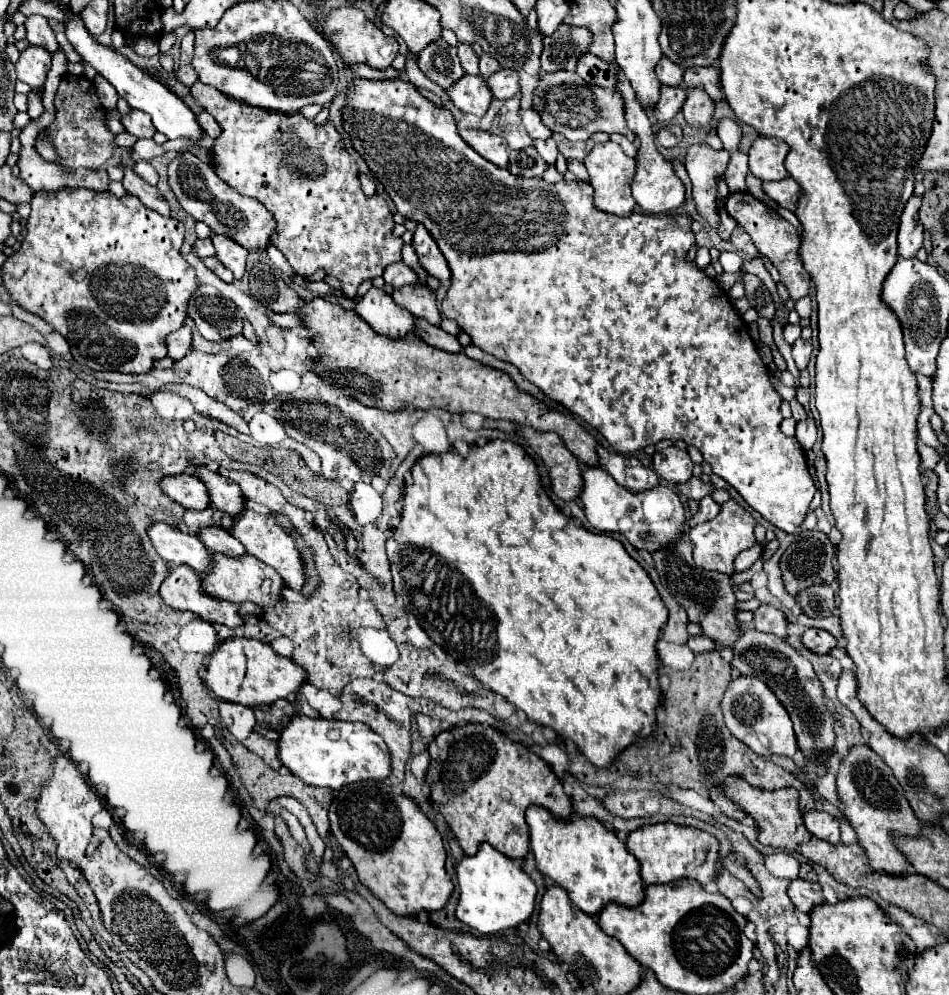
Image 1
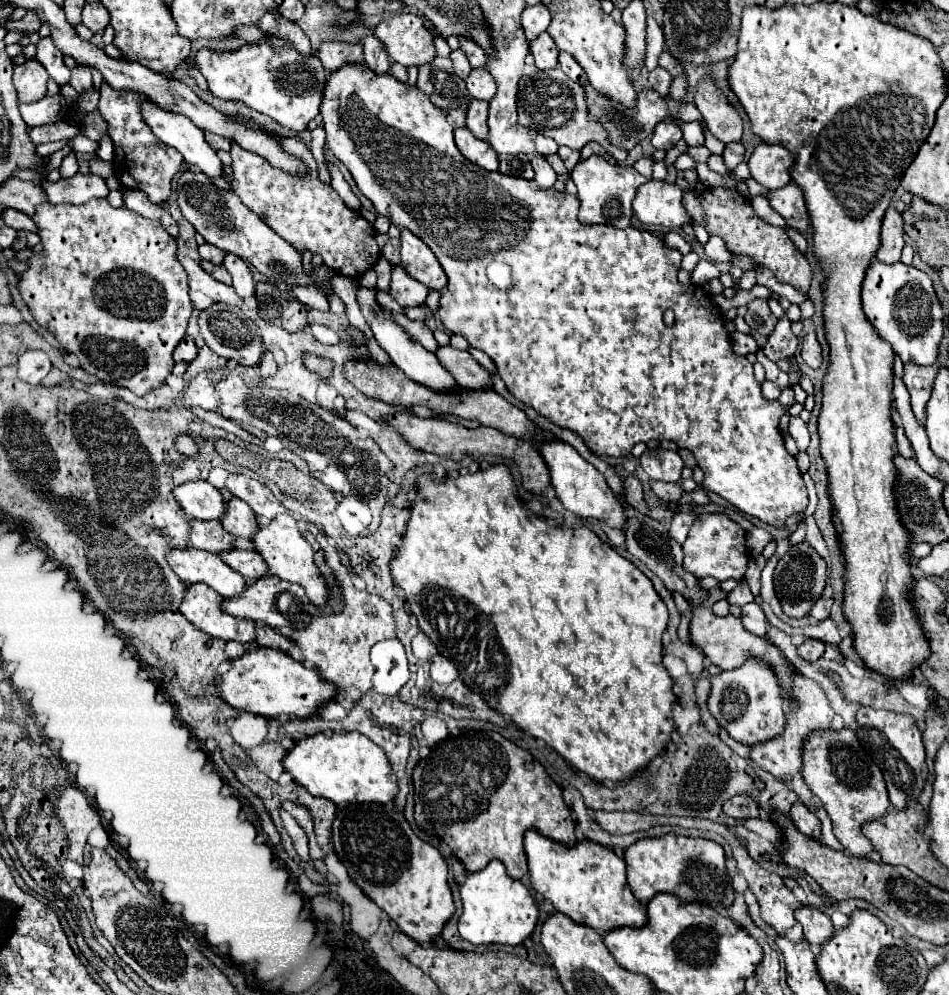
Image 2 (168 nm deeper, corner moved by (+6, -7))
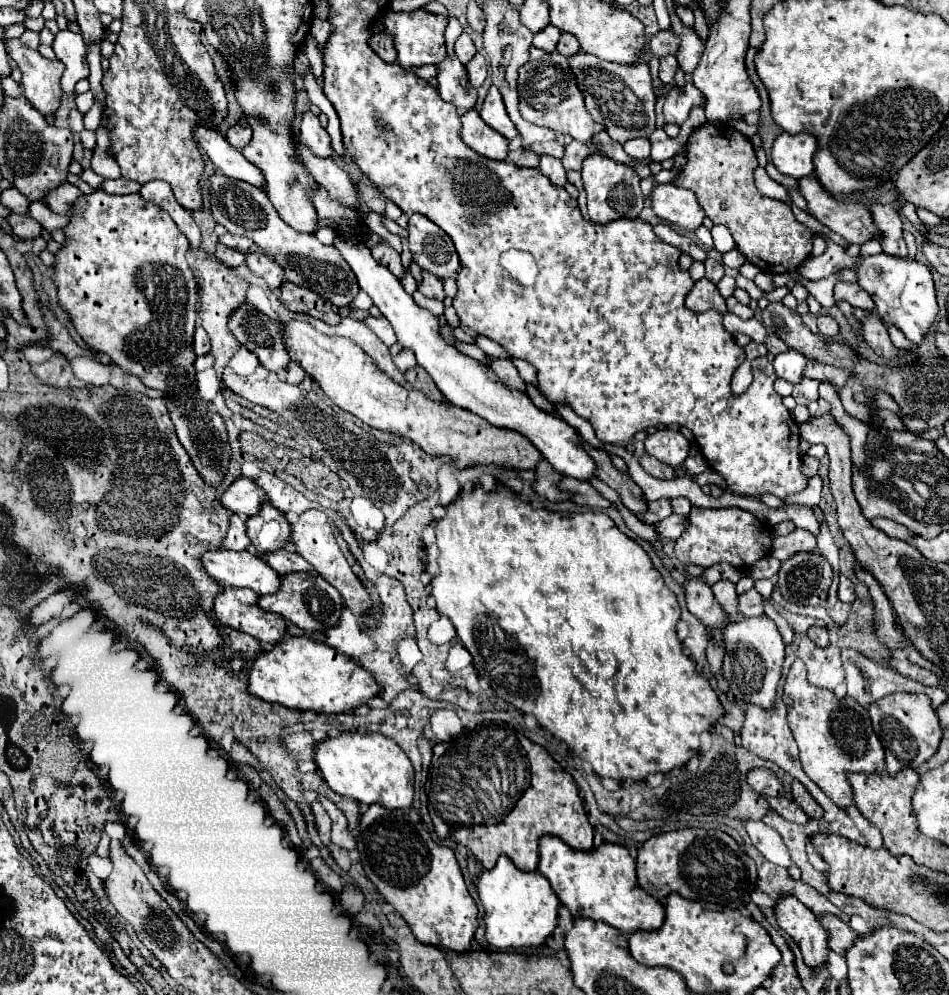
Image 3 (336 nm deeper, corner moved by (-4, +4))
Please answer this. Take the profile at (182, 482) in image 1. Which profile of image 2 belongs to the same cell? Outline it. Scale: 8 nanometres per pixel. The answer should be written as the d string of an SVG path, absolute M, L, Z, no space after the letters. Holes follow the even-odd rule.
M207 481L183 483L173 495L189 519L219 519L225 507L225 495Z

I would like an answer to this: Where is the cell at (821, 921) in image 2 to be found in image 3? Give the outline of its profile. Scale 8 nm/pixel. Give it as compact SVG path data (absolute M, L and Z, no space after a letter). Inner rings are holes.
M827 914L821 918L821 926L825 928L827 936L829 936L829 950L837 952L839 956L845 956L847 948L853 946L853 942L857 940L857 934L837 916Z

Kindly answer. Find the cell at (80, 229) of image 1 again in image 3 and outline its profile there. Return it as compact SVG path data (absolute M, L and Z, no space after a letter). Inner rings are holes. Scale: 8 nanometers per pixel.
M95 190L93 194L83 196L83 206L75 210L63 232L67 242L55 254L57 264L53 268L53 280L59 288L59 304L71 314L79 336L91 350L107 354L113 364L137 376L147 388L161 390L169 400L173 400L169 414L175 424L177 438L187 450L201 478L209 486L217 488L227 474L231 462L231 446L221 414L209 412L207 400L203 400L197 392L193 366L197 358L193 352L197 282L185 258L189 250L185 234L175 226L171 216L161 206L145 200L141 194L113 196L103 190Z

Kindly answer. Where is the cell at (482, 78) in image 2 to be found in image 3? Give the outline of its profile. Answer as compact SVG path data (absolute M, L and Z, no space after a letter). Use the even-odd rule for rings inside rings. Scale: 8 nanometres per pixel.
M475 54L465 64L465 70L467 70L467 76L469 76L471 86L475 86L475 88L479 88L483 84L483 80L487 78L487 64L485 64L485 58L481 54Z

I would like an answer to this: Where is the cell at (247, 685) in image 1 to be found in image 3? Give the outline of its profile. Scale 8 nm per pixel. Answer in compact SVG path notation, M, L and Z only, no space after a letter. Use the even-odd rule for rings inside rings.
M289 636L275 650L263 652L251 670L249 692L267 702L277 702L285 708L313 710L319 714L347 714L367 704L381 692L379 682L357 660L331 648L325 642L315 642L307 636Z

